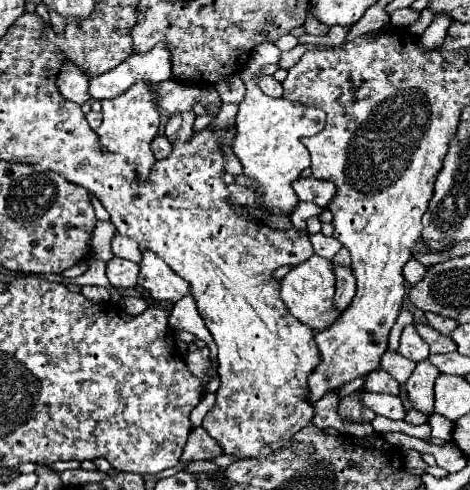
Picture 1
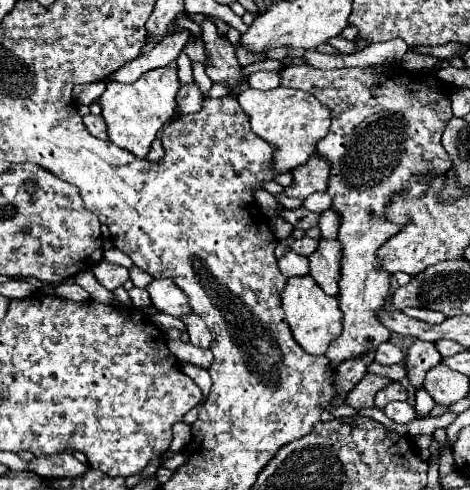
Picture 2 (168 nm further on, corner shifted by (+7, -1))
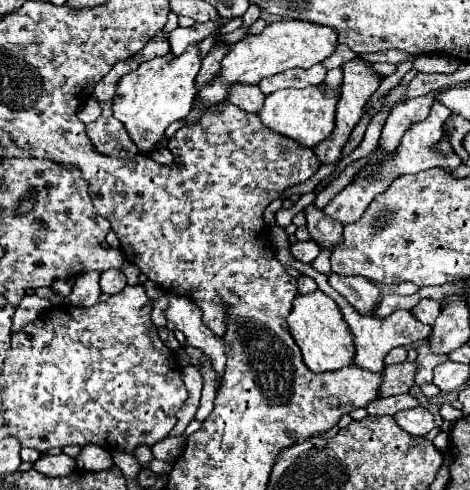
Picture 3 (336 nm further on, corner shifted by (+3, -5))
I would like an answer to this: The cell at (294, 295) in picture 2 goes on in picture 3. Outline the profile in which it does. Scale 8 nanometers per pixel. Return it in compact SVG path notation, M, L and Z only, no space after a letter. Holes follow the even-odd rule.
M314 291L310 295L298 295L294 299L294 309L286 321L288 321L290 335L294 337L296 345L302 351L302 361L310 371L324 373L324 371L336 371L354 365L356 349L354 349L352 331L348 331L348 325L334 299L330 299L322 291Z

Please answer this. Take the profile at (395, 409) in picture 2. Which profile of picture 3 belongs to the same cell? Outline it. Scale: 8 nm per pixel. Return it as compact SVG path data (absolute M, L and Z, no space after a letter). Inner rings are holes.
M422 407L400 411L394 415L394 419L410 435L426 435L430 429L434 429L432 413L422 409Z

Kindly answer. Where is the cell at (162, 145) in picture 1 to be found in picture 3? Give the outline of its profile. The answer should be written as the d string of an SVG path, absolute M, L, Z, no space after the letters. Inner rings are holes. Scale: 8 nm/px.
M156 147L154 151L150 151L150 157L160 163L160 165L168 165L172 163L172 153L168 151L168 147Z

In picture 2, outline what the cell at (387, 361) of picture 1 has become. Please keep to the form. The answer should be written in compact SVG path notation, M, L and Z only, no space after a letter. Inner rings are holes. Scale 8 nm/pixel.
M382 343L378 349L376 349L376 357L374 361L380 363L380 365L396 365L404 359L404 353L392 345L392 343Z

